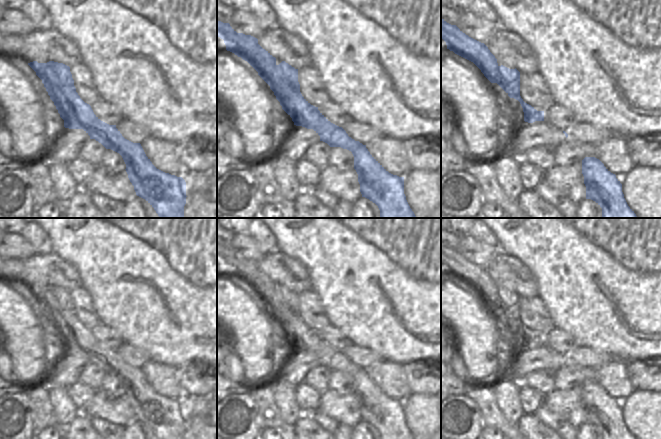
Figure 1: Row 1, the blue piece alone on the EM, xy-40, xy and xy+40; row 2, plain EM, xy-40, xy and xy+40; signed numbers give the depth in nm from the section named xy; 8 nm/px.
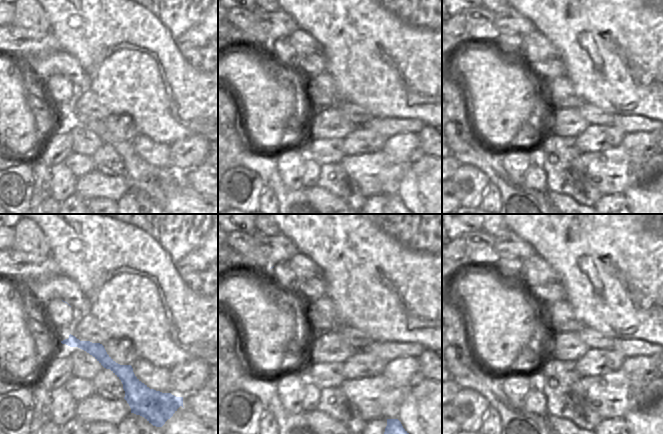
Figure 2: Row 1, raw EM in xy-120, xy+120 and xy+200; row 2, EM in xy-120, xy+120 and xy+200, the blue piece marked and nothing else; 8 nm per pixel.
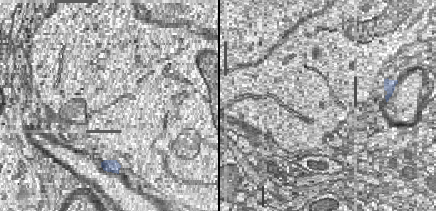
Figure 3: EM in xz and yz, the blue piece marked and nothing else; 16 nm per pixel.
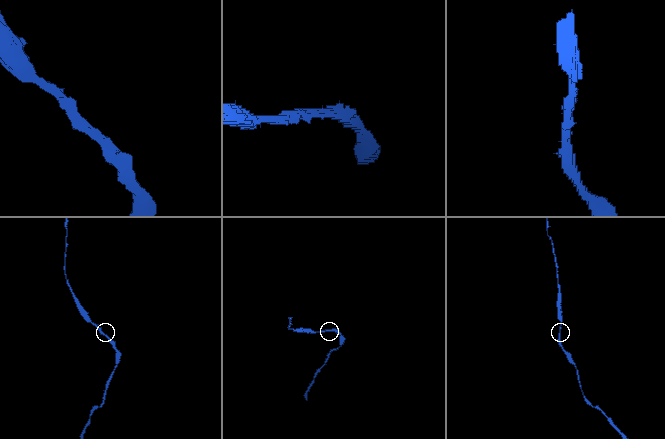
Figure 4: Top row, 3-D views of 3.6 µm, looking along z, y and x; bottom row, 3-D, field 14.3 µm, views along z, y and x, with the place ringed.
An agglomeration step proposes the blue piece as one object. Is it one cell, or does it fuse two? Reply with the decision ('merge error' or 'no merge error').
no merge error

